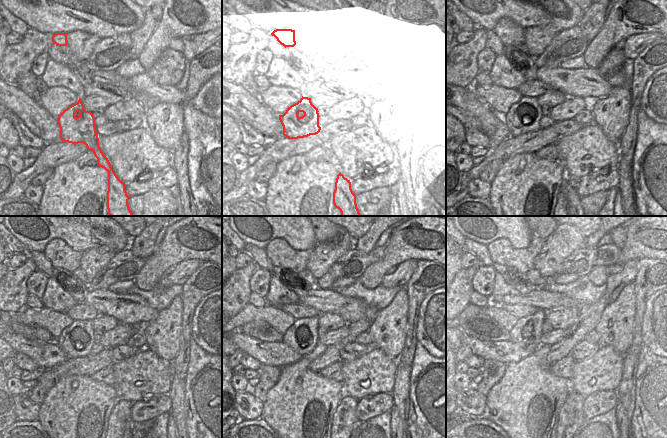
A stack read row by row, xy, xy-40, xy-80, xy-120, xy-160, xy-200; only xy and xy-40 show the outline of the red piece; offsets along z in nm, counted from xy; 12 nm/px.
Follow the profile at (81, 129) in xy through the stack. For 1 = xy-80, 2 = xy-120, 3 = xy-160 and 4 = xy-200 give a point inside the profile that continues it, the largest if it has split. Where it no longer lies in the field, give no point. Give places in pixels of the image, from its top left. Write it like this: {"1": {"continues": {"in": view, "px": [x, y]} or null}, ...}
{"1": {"continues": {"in": "xy-80", "px": [518, 122]}}, "2": {"continues": {"in": "xy-120", "px": [76, 340]}}, "3": {"continues": {"in": "xy-160", "px": [302, 336]}}, "4": {"continues": {"in": "xy-200", "px": [526, 333]}}}

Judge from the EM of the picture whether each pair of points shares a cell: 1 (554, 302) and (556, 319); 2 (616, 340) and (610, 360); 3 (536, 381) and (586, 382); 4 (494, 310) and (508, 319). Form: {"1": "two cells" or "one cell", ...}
{"1": "two cells", "2": "two cells", "3": "two cells", "4": "one cell"}

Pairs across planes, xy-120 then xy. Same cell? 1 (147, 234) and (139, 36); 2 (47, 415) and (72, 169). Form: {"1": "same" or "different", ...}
{"1": "same", "2": "same"}

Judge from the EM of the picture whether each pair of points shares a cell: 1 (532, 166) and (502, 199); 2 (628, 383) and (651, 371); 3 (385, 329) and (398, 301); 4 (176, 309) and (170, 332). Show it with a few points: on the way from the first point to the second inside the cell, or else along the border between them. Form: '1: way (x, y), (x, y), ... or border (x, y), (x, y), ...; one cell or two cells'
1: way (526, 174), (510, 191); one cell
2: border (639, 356), (634, 402); two cells
3: way (391, 322), (398, 308); one cell
4: way (173, 315), (169, 321), (169, 326); one cell

